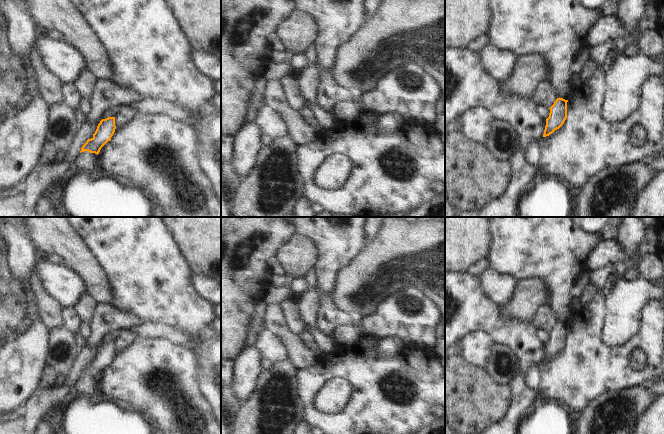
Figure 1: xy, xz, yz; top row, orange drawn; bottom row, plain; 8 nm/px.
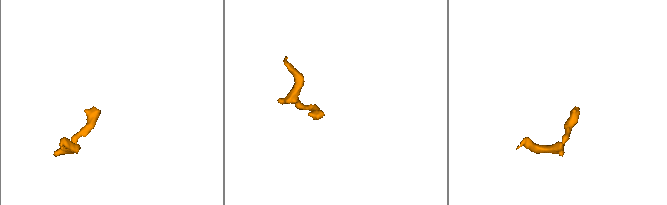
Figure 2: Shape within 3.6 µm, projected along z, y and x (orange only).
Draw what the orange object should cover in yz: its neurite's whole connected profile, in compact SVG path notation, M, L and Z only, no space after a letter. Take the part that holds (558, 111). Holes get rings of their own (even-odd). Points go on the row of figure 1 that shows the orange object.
M557 98L554 104L549 108L550 113L546 119L543 137L549 136L564 124L567 118L567 102L568 100Z

